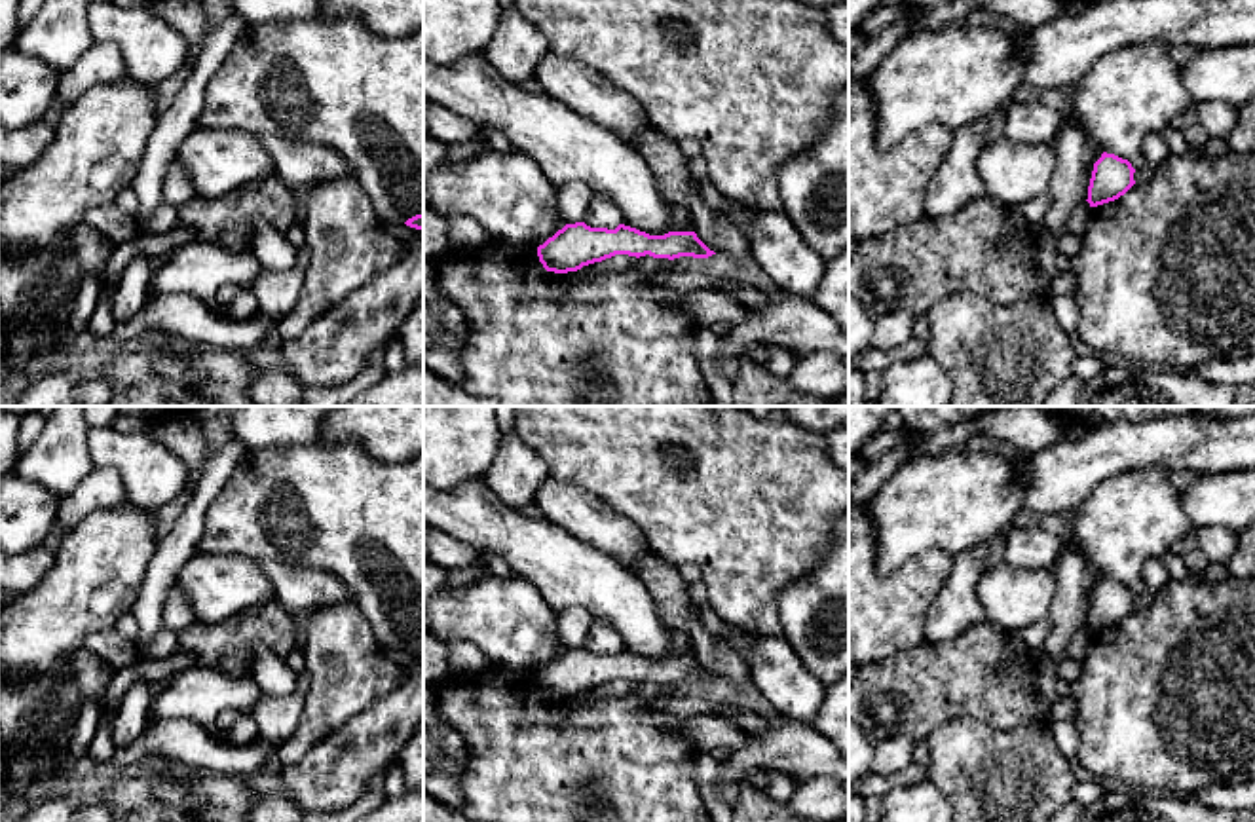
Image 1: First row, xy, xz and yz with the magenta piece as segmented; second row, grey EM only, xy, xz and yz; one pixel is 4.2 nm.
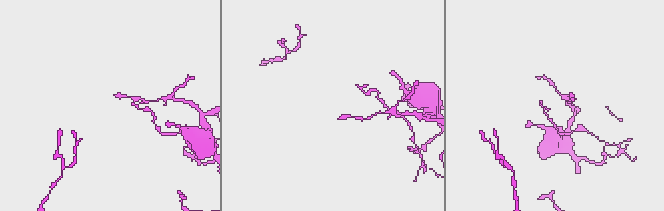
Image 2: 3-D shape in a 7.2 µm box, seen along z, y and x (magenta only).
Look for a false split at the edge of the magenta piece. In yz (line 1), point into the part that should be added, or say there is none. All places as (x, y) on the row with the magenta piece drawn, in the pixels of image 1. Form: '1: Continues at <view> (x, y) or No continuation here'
1: No continuation here

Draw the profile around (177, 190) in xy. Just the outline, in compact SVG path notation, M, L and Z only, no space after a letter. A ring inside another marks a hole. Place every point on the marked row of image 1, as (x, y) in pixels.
M175 158L163 180L161 199L169 205L180 207L188 203L194 196L196 192L192 188L192 182L184 167Z

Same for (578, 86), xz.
M549 51L537 63L534 82L539 93L564 103L625 140L653 129L638 99L579 61Z

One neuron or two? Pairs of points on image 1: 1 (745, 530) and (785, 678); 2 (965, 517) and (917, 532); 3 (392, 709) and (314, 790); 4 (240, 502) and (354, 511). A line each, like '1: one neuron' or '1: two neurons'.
1: two neurons
2: one neuron
3: one neuron
4: one neuron

